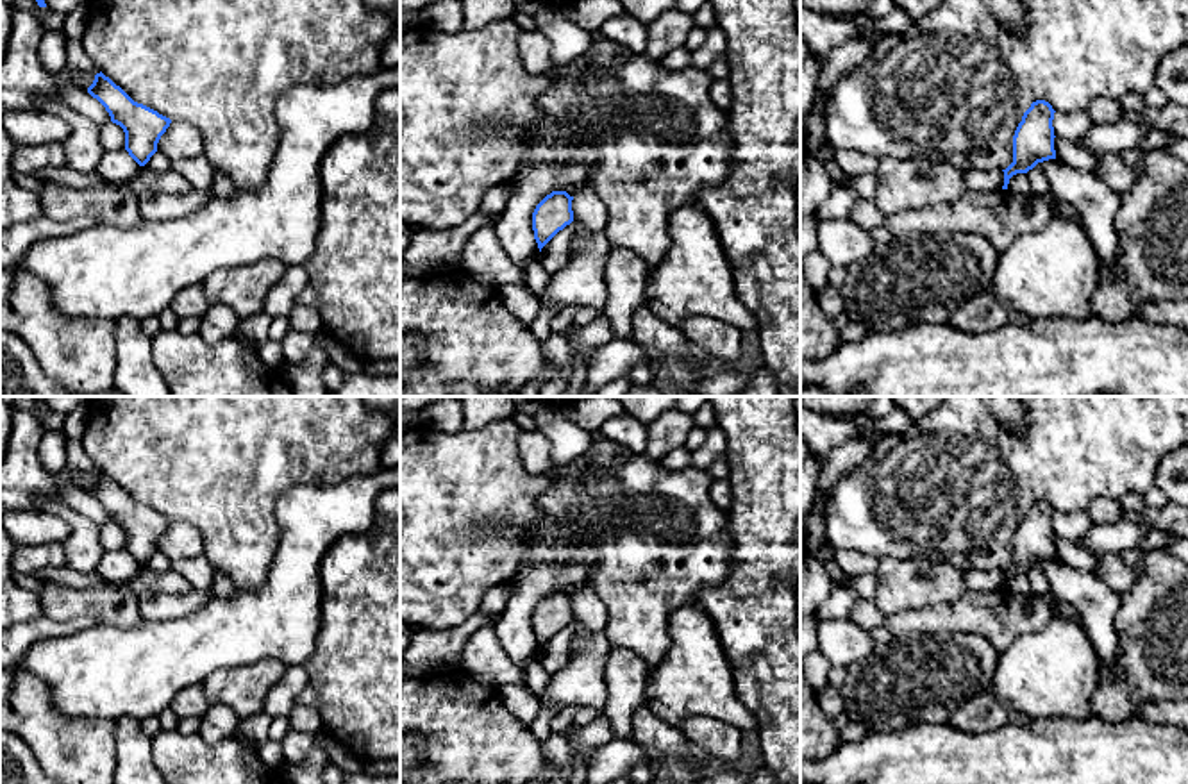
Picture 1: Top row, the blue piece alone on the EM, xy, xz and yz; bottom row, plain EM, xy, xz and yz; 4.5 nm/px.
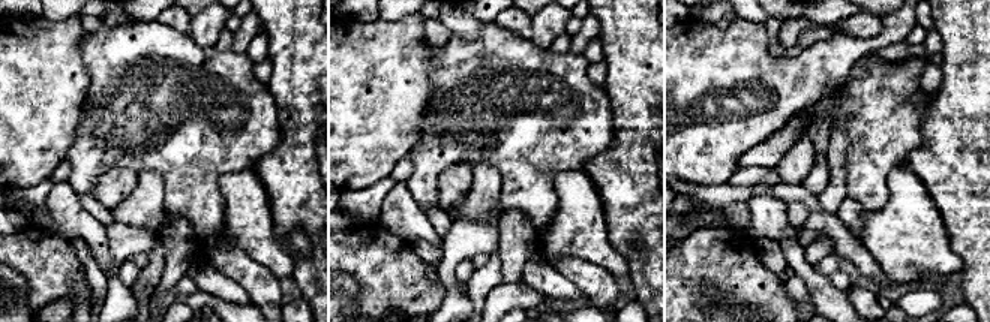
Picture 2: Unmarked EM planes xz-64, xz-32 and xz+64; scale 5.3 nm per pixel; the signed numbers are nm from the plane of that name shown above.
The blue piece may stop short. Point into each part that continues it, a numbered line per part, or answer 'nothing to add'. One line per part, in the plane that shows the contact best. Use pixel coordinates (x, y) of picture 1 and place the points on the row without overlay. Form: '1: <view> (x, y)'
nothing to add

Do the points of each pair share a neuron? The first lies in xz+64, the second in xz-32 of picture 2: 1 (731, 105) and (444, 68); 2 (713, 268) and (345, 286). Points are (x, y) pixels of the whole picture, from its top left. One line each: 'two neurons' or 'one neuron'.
1: two neurons
2: two neurons

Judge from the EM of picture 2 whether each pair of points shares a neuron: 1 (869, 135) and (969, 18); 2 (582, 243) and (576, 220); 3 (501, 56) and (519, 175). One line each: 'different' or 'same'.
1: different
2: same
3: same

